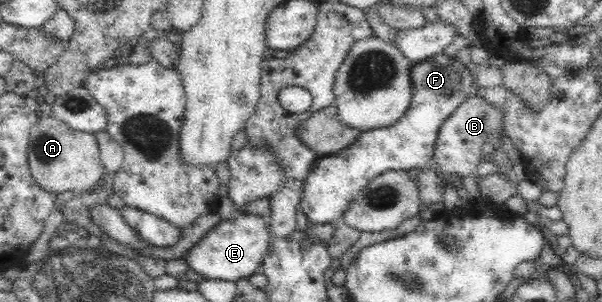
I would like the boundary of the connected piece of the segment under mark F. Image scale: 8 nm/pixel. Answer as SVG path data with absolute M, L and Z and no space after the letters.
M443 54L413 63L412 98L401 119L390 127L368 130L355 143L319 157L305 178L299 206L310 224L341 220L352 199L372 180L389 170L408 171L430 167L437 172L433 159L439 129L453 111L473 95L473 76L466 65Z

